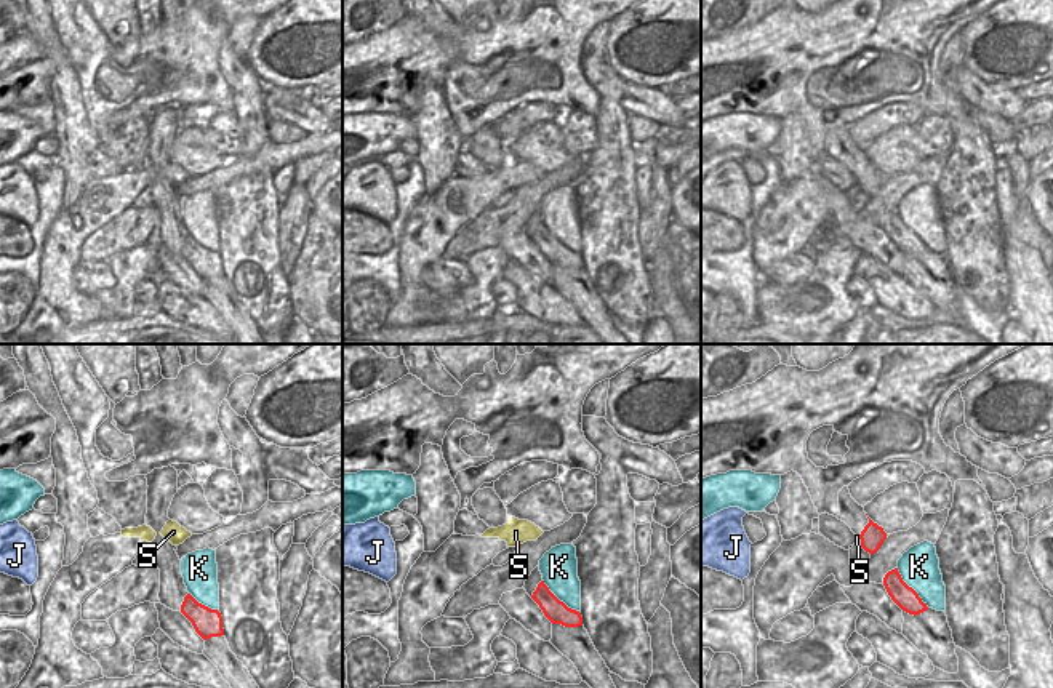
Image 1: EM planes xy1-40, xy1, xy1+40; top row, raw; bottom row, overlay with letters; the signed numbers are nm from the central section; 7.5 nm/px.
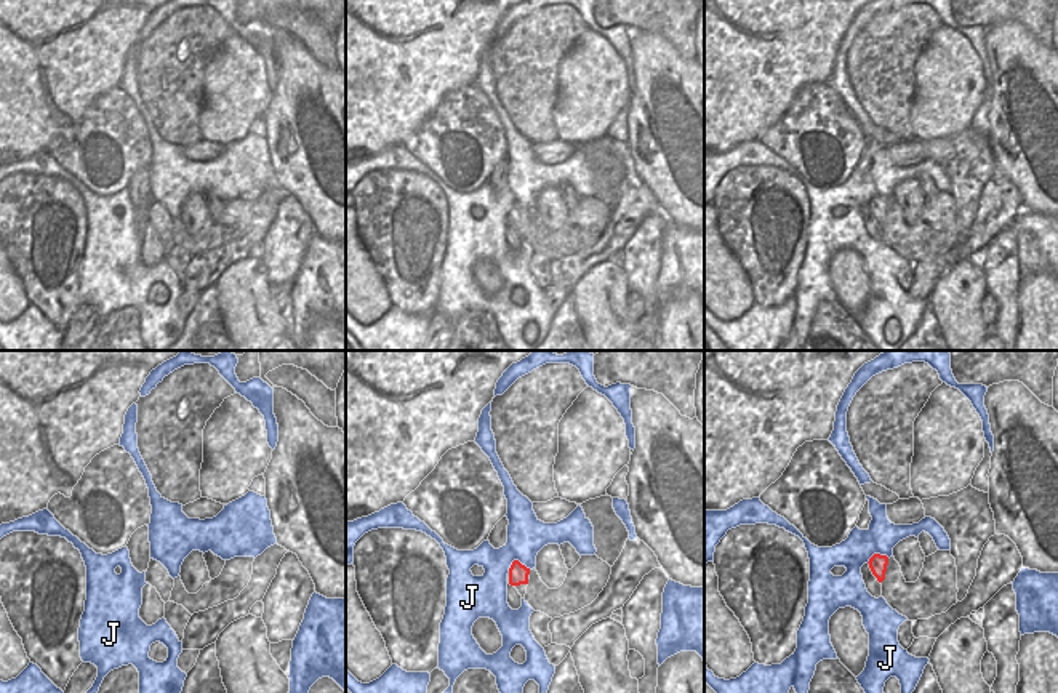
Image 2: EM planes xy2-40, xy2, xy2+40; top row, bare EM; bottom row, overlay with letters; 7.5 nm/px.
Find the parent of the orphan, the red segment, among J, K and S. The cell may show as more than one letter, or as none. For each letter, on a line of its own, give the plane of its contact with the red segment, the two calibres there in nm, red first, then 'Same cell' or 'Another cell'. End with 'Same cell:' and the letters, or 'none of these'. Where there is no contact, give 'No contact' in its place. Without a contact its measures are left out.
J: Touches red in xy2. Thickness 150 nm (red) against 300 nm. Another cell
K: Touches red in xy1+40. Thickness 170 nm (red) against 300 nm. Another cell
S: Touches red in xy1. Thickness 20 nm (red) against 200 nm. Another cell
Same cell: none of these

